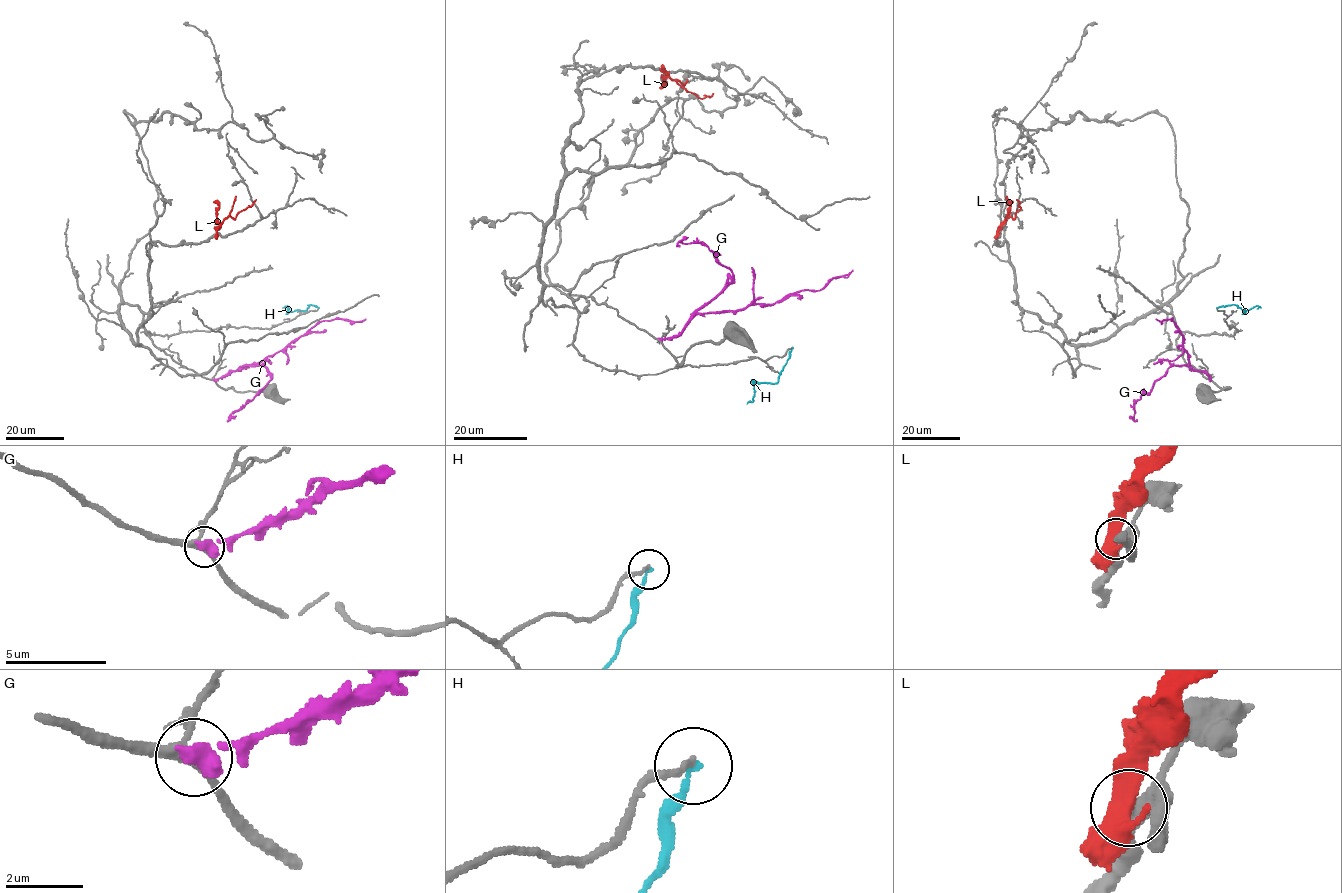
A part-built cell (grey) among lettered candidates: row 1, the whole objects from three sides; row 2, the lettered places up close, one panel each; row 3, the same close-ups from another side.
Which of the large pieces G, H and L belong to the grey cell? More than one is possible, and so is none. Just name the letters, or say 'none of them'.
none of them

